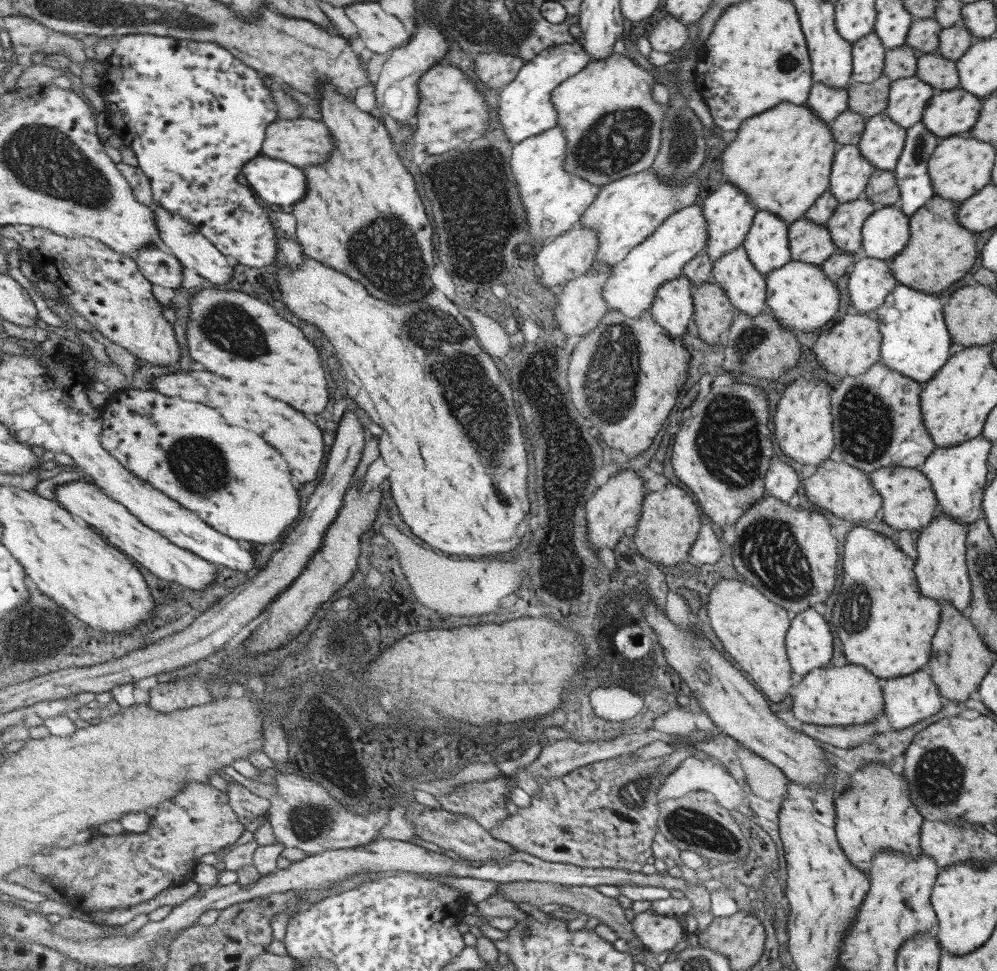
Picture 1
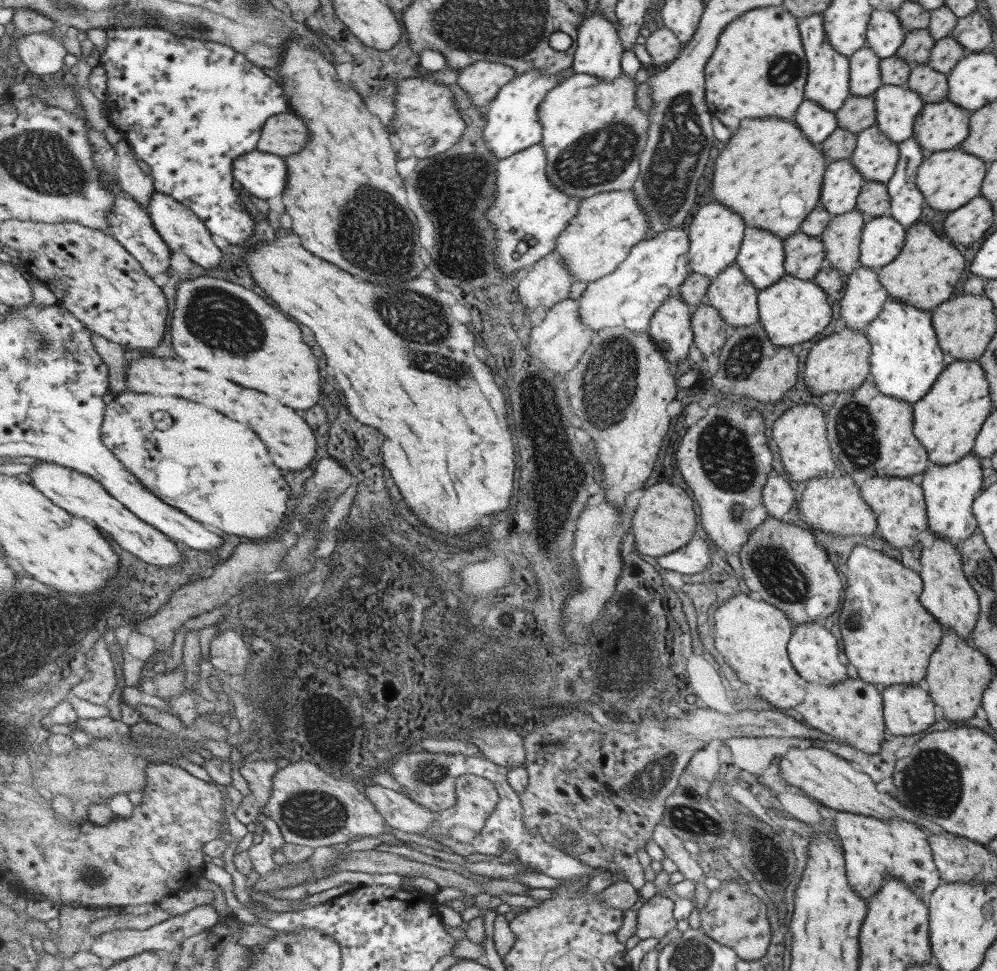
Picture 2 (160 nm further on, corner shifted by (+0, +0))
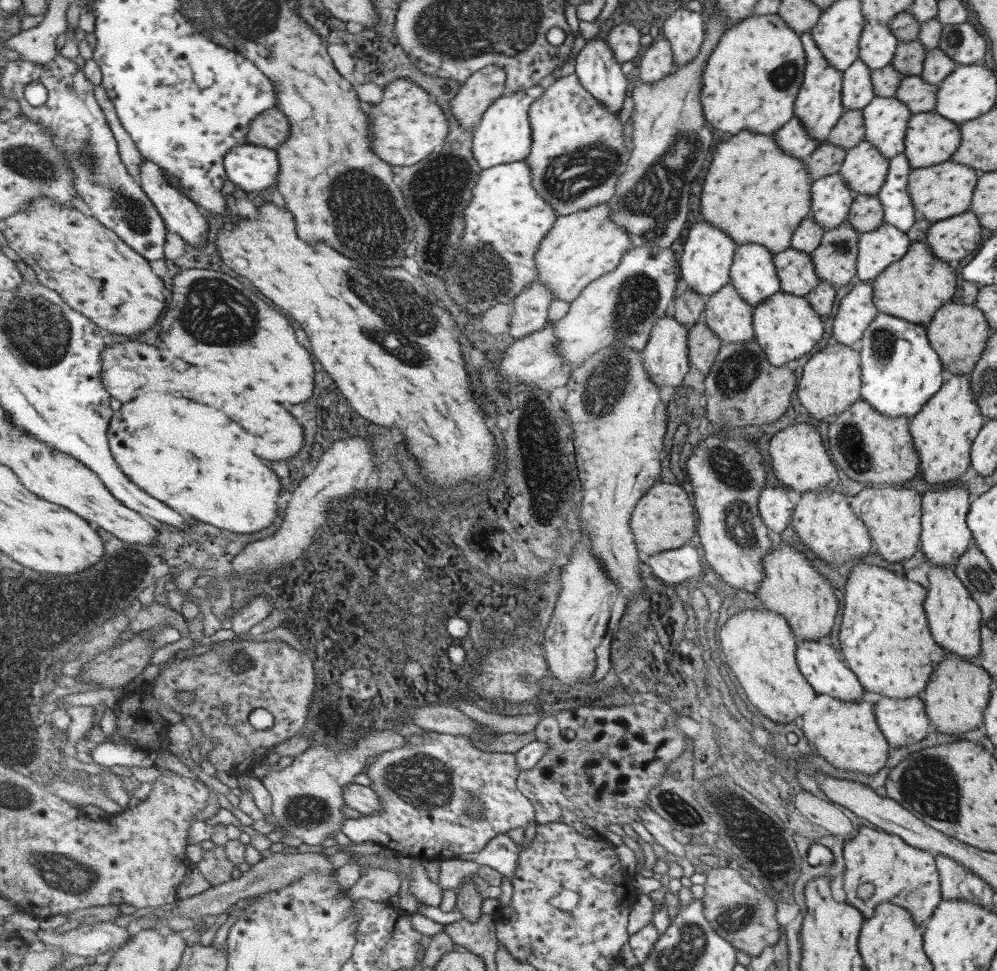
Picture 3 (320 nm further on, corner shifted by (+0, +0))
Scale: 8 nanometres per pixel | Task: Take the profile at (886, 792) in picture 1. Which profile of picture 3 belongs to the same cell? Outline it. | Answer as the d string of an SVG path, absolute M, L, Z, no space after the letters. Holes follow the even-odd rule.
M859 825L857 834L843 843L842 856L845 868L842 889L846 901L865 919L871 918L879 903L890 902L905 908L913 922L922 927L942 900L933 855L905 844L894 834Z

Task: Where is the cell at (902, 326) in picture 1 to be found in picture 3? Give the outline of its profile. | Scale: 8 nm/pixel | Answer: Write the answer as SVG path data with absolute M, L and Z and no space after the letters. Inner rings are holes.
M878 312L861 335L856 347L860 358L861 386L859 398L865 400L871 408L883 416L891 418L915 416L943 383L942 364L927 340L925 324L913 324L902 318Z

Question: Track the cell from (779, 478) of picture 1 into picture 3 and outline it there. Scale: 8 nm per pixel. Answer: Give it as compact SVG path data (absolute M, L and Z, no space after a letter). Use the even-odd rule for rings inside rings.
M768 486L759 495L758 513L766 528L778 535L790 523L793 508L786 488Z

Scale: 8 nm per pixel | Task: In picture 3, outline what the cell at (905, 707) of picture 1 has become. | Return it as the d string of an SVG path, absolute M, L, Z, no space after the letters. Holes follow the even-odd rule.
M918 695L892 699L881 697L873 705L874 717L888 745L907 746L926 737L929 719Z

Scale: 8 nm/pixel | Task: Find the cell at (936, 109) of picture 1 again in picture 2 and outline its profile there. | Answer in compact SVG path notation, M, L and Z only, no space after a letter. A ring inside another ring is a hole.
M947 100L925 103L915 118L912 136L926 154L949 150L967 136L969 115Z

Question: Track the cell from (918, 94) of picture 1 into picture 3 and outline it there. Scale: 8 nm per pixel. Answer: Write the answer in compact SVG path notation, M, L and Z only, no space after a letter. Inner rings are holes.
M874 97L861 110L864 140L874 146L881 156L889 160L904 149L909 109L894 97Z

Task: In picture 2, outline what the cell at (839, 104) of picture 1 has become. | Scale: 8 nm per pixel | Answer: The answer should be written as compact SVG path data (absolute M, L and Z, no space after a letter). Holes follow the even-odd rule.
M803 100L791 118L799 127L802 135L811 143L819 145L836 128L834 112L829 112L813 101Z

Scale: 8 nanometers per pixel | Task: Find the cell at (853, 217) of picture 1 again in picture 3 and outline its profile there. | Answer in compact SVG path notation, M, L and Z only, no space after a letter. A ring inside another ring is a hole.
M845 222L824 231L819 244L809 254L819 281L838 289L855 276L858 235Z

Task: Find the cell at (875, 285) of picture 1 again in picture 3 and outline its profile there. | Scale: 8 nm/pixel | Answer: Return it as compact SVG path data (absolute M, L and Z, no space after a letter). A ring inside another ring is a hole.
M871 281L854 284L842 298L833 316L831 342L856 346L869 323L878 313L872 300Z

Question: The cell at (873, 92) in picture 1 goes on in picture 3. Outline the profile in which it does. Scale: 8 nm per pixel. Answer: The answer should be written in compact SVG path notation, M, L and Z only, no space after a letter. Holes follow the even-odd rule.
M843 109L835 126L829 131L825 142L843 148L853 148L864 140L863 119L860 110Z

